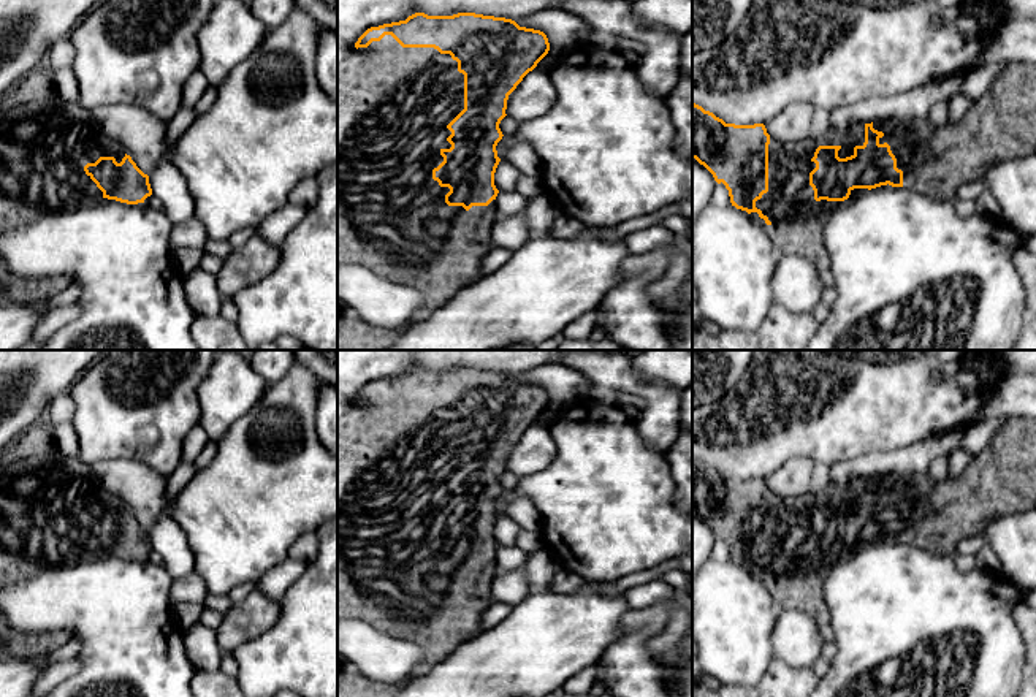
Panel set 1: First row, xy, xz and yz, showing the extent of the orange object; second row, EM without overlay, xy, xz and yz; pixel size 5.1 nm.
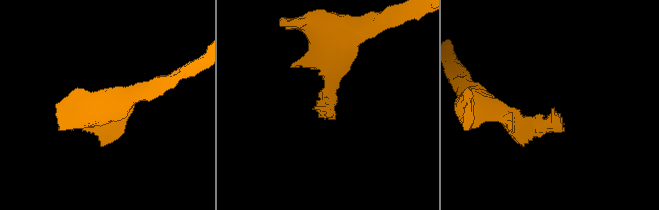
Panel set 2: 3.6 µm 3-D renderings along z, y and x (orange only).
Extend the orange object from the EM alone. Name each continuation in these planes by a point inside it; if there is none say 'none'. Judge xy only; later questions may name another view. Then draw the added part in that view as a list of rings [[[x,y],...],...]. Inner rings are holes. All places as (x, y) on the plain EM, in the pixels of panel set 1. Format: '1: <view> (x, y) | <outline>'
1: xy (45, 498) | [[[44,420],[19,434],[0,453],[0,548],[6,558],[10,581],[21,581],[49,569],[68,567],[103,554],[103,547],[84,526],[87,518],[95,518],[100,512],[114,512],[120,518],[125,505],[119,496],[103,486],[90,466],[78,456],[67,458],[57,451],[52,428]]]

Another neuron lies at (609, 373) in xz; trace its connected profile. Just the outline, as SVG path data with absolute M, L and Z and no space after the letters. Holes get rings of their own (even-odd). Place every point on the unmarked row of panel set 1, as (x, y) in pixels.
M566 350L558 361L591 382L589 402L615 404L619 391L642 396L648 407L638 415L642 432L653 448L667 450L680 436L681 391L668 383L648 382L635 374L630 358L619 352Z

